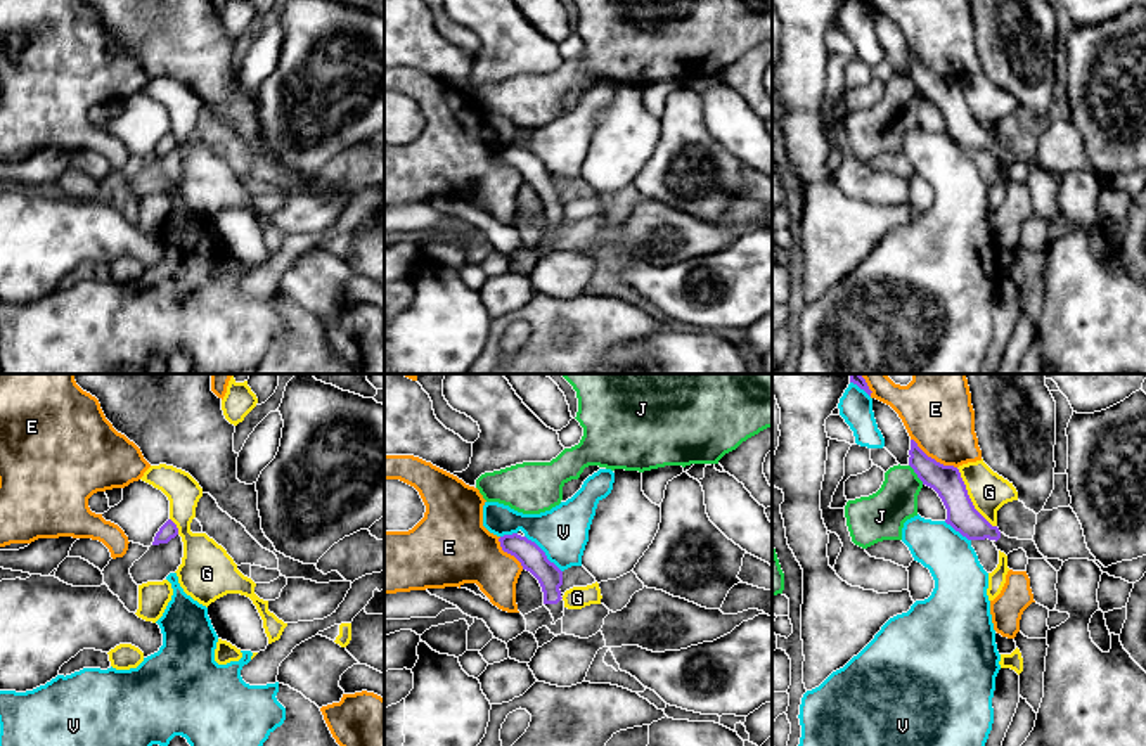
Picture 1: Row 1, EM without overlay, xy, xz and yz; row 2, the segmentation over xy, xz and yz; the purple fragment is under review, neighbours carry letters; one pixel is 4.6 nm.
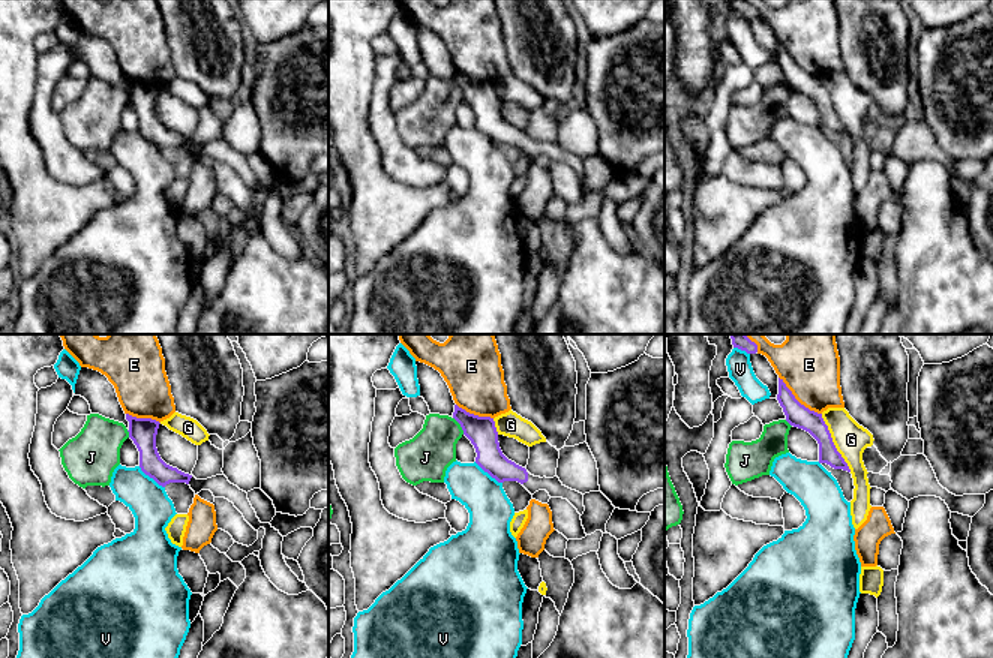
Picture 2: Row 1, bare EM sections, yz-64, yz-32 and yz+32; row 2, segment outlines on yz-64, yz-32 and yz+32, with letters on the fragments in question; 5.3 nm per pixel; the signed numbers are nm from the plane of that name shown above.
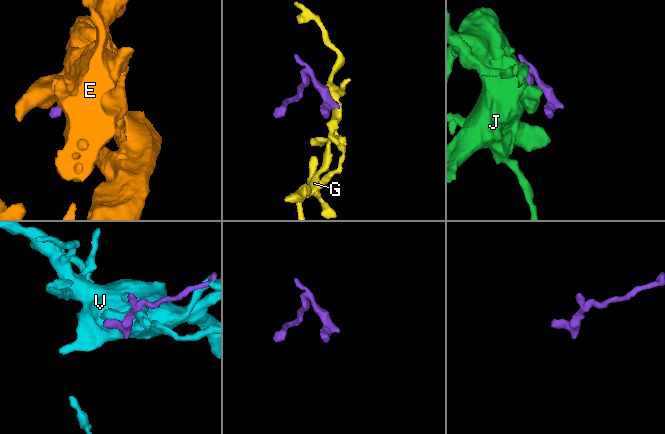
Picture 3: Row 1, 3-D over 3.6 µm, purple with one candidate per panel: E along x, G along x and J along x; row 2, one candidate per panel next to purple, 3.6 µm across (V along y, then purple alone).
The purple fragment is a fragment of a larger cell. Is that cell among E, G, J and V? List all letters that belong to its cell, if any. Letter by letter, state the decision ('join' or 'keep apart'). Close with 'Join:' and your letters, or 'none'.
E: keep apart
G: keep apart
J: keep apart
V: keep apart
Join: none

